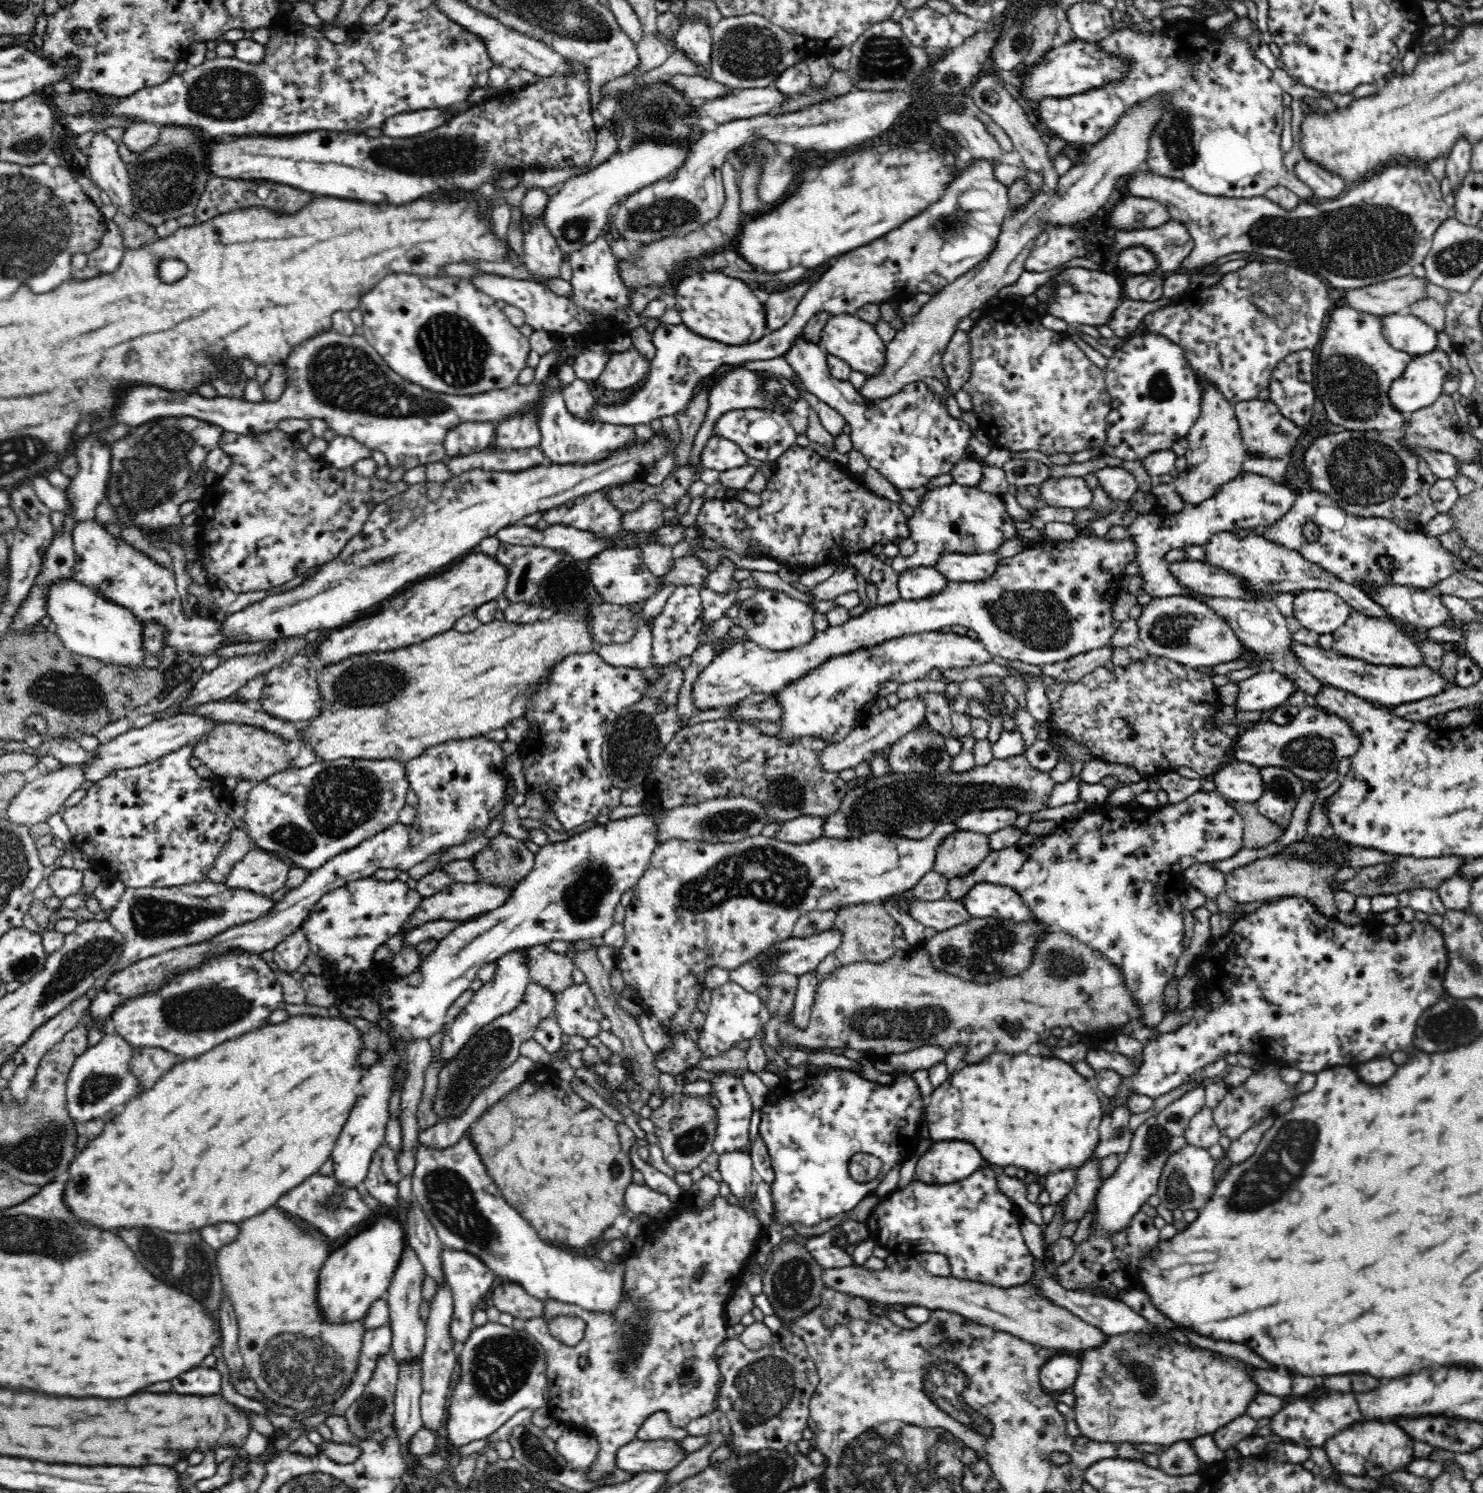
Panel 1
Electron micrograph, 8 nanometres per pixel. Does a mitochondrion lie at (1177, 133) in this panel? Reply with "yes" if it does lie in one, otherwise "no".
yes

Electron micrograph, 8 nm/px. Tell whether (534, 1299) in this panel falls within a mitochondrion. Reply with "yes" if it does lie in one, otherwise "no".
no

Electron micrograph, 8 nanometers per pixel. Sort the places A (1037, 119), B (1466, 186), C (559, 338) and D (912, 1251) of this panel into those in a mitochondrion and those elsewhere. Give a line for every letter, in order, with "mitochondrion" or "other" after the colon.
A: other
B: other
C: other
D: other

